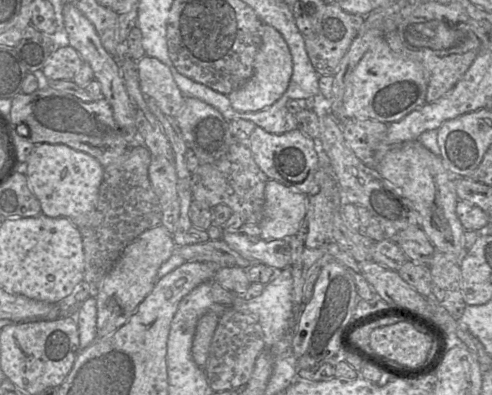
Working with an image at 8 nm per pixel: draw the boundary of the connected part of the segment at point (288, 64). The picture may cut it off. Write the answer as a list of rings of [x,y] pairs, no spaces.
[[[263,24],[262,42],[254,61],[254,74],[244,86],[227,95],[231,106],[239,112],[253,112],[271,106],[287,90],[292,69],[291,53],[284,38],[276,29]]]

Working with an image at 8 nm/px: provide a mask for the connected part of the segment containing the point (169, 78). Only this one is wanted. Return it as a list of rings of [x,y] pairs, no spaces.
[[[144,55],[136,62],[139,85],[144,96],[154,99],[161,111],[176,117],[185,101],[170,69],[160,60]]]

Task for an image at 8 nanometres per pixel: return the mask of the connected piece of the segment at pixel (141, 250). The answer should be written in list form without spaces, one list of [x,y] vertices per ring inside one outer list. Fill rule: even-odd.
[[[159,225],[144,231],[125,247],[118,261],[101,281],[95,297],[97,339],[106,338],[122,327],[152,291],[159,279],[158,269],[177,247],[172,235],[164,226]]]

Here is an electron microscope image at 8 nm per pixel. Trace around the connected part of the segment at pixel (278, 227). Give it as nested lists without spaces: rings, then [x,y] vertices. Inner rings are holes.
[[[269,179],[265,186],[263,218],[259,223],[267,240],[294,236],[306,215],[307,195]]]

